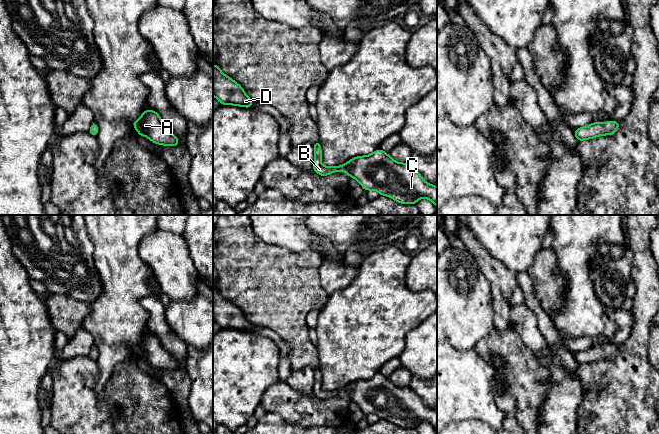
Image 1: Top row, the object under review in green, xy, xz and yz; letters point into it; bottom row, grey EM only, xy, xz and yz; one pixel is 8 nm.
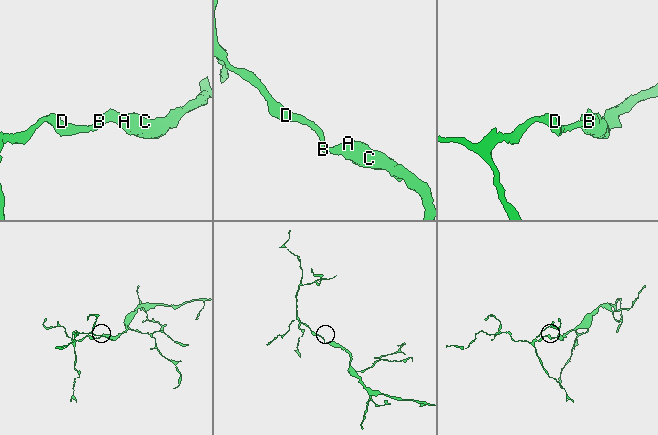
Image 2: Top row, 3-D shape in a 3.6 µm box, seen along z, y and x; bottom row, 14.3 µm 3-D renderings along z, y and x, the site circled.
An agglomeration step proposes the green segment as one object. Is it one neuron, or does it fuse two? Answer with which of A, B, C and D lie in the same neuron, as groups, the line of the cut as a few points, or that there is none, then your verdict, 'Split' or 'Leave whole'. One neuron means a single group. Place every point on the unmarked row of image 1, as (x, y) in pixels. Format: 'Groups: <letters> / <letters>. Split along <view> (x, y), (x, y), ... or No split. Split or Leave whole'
Groups: A B C D. No split. Leave whole

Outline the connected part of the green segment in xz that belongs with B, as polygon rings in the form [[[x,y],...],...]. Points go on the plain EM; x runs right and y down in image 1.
[[[320,365],[313,369],[313,394],[317,398],[326,401],[344,395],[350,402],[356,403],[365,415],[376,414],[401,428],[416,428],[420,422],[427,422],[437,432],[437,411],[428,408],[410,387],[397,386],[388,377],[377,373],[370,379],[352,382],[344,389],[325,391],[321,387]]]

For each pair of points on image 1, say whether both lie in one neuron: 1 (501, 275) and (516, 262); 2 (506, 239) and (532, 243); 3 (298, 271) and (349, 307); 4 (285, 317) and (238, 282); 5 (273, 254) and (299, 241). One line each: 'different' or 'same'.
1: different
2: same
3: different
4: same
5: different

